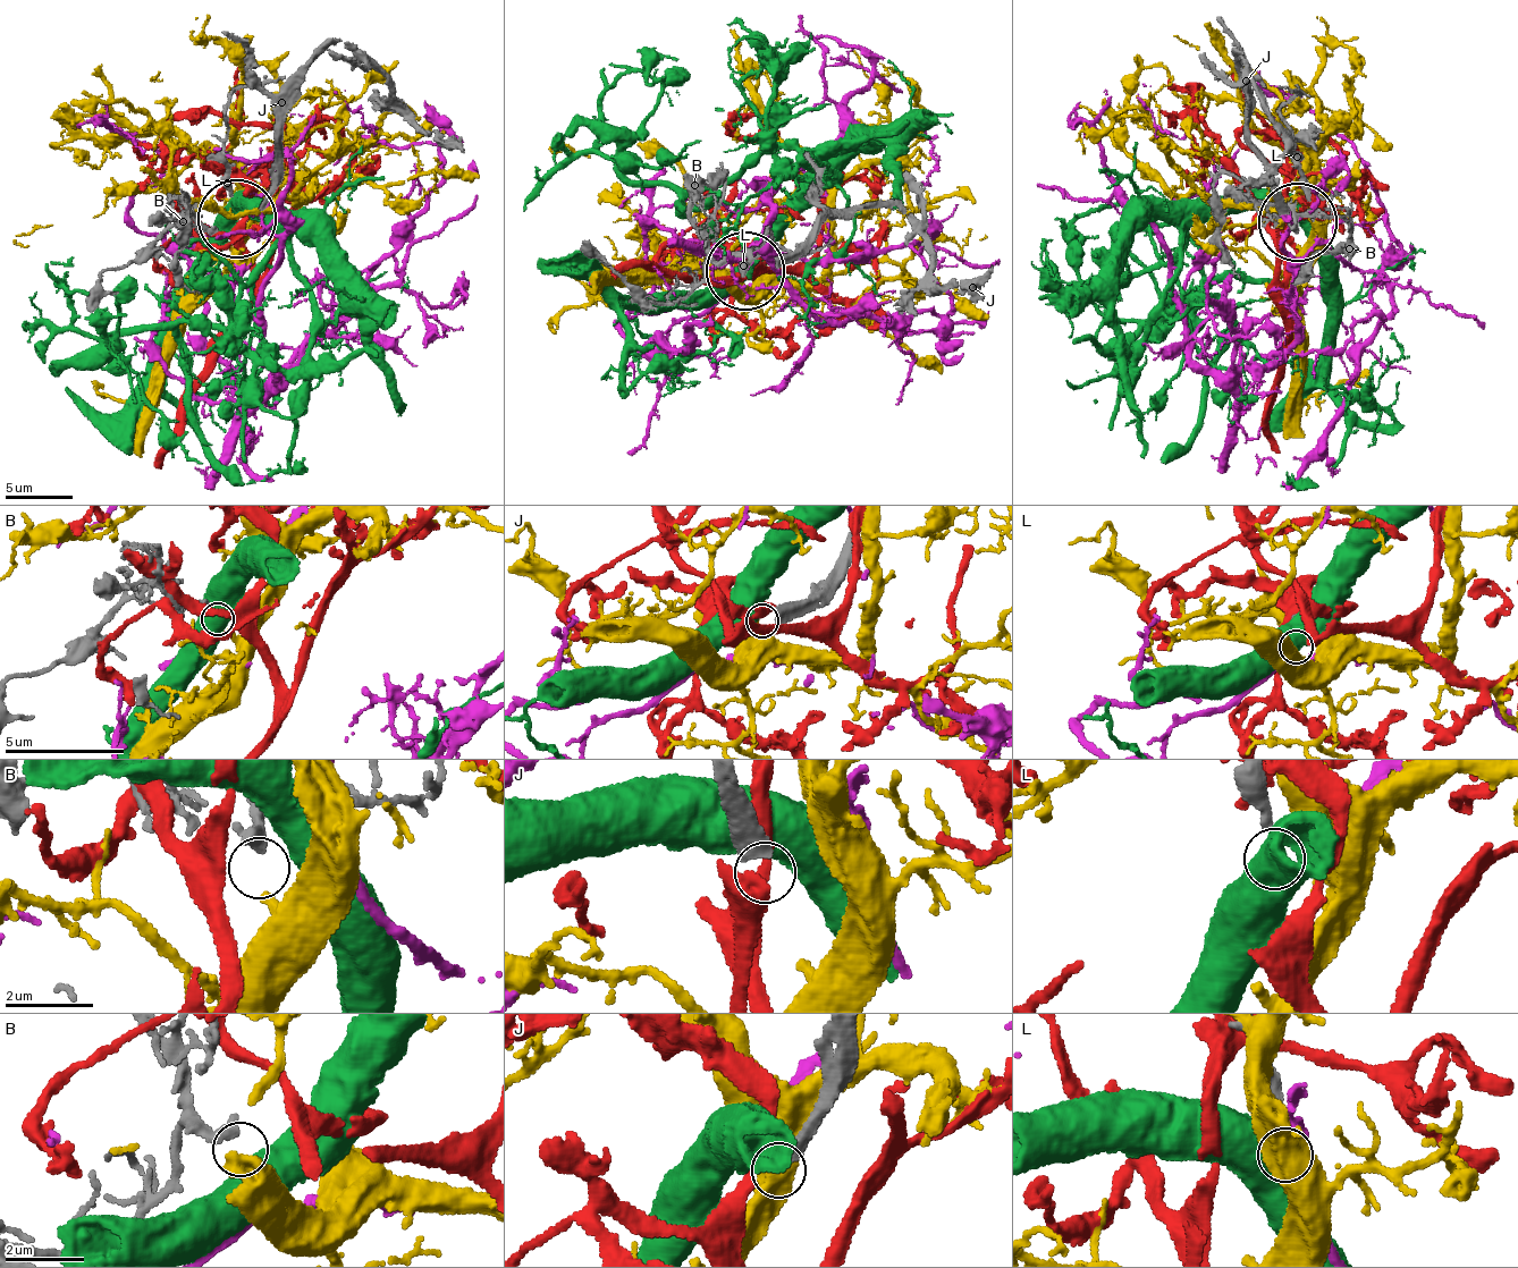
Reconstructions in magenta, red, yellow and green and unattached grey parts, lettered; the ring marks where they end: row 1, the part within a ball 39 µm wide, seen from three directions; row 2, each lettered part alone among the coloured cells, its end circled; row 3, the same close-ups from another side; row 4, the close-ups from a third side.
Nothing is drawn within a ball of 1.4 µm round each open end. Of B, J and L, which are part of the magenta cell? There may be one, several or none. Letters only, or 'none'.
L

